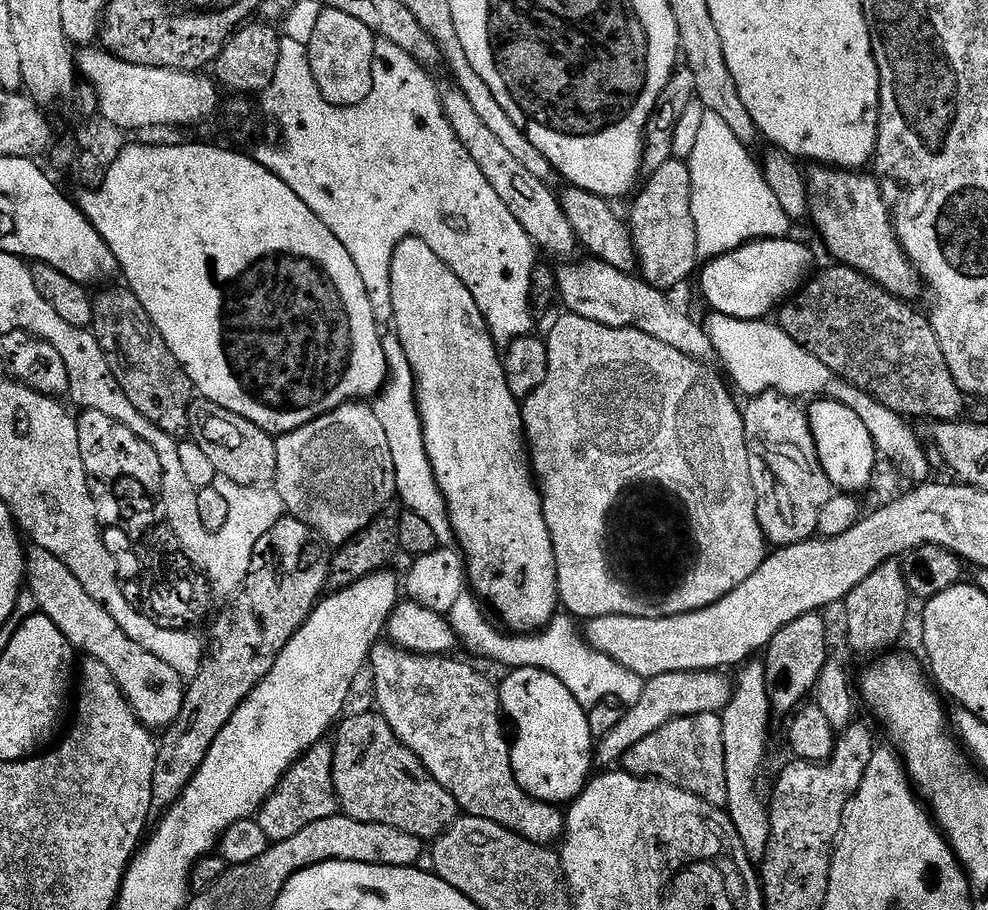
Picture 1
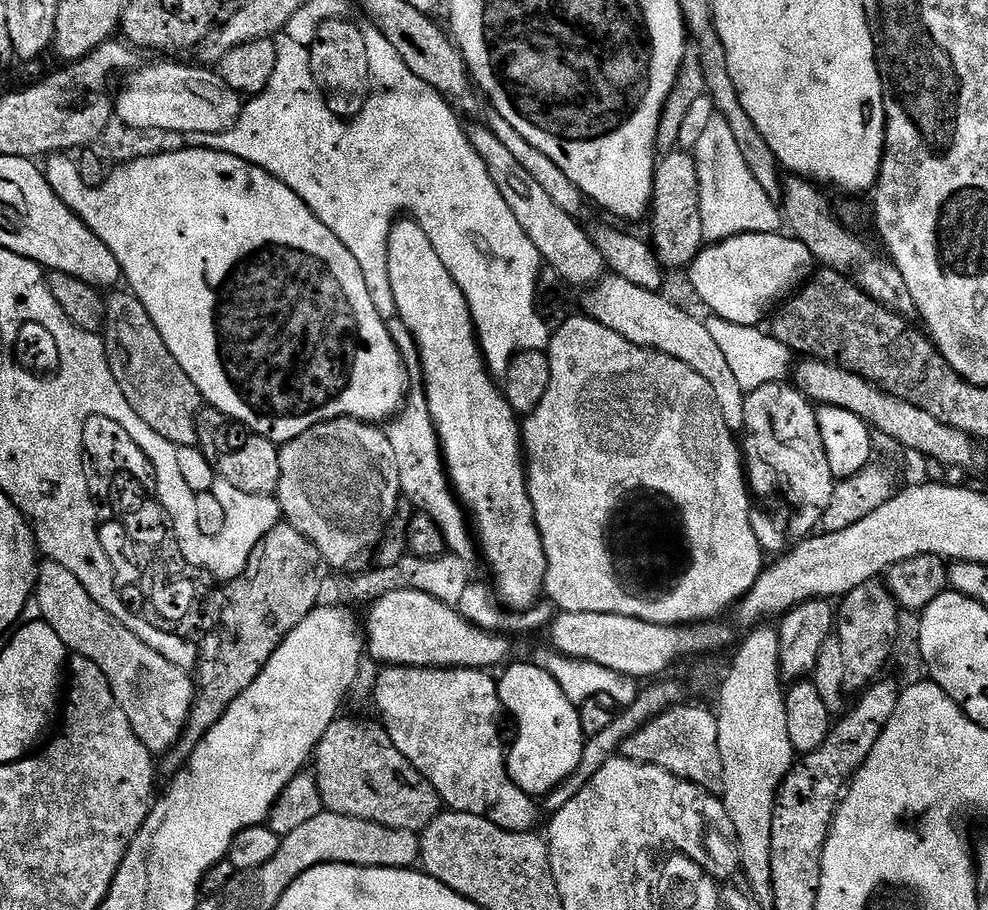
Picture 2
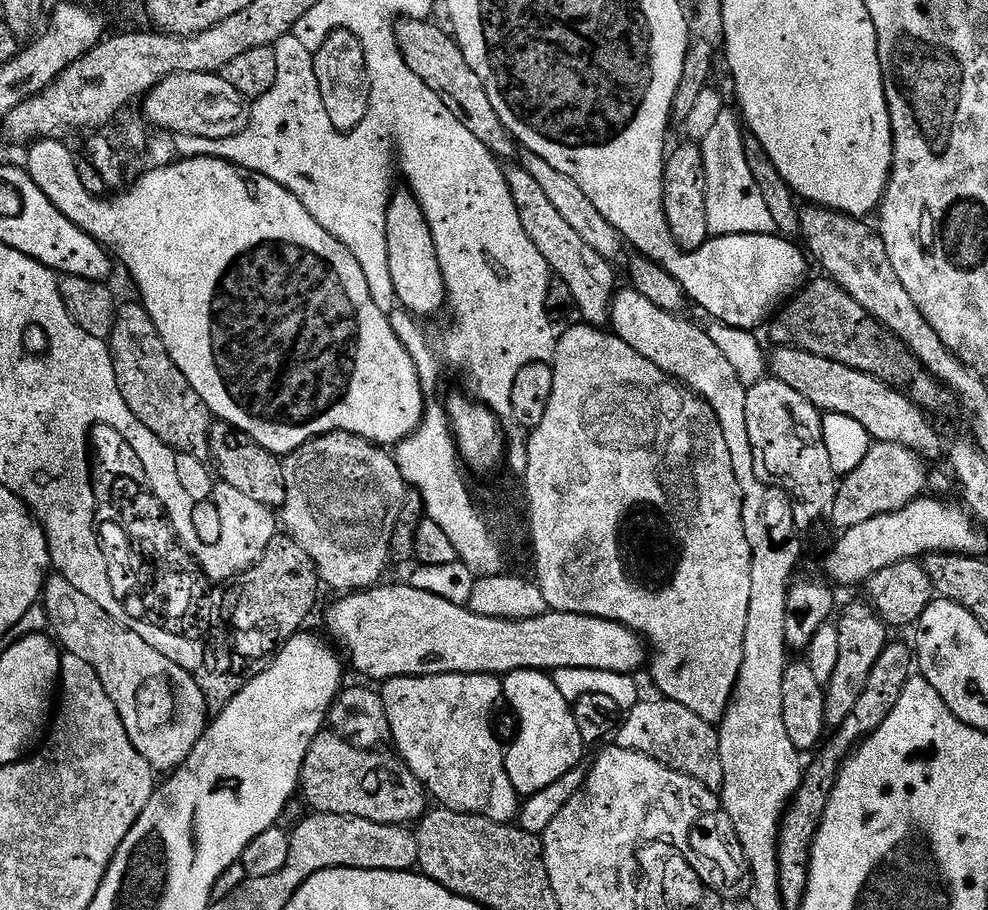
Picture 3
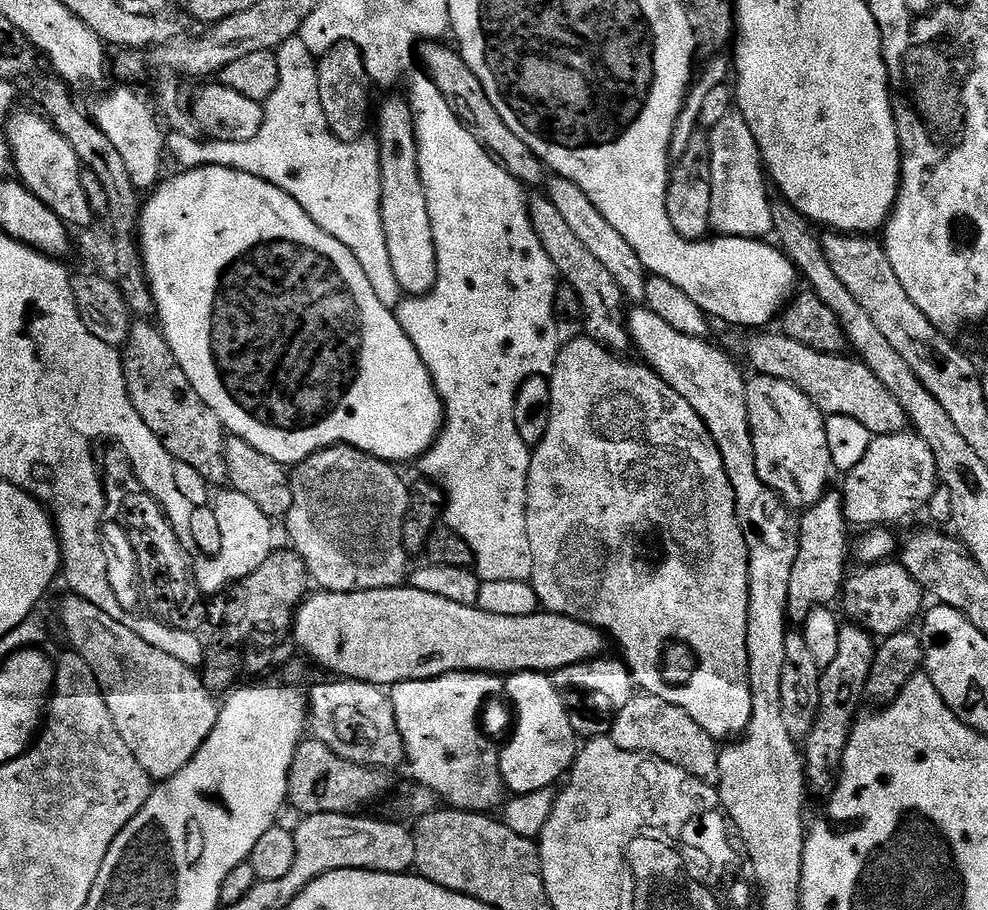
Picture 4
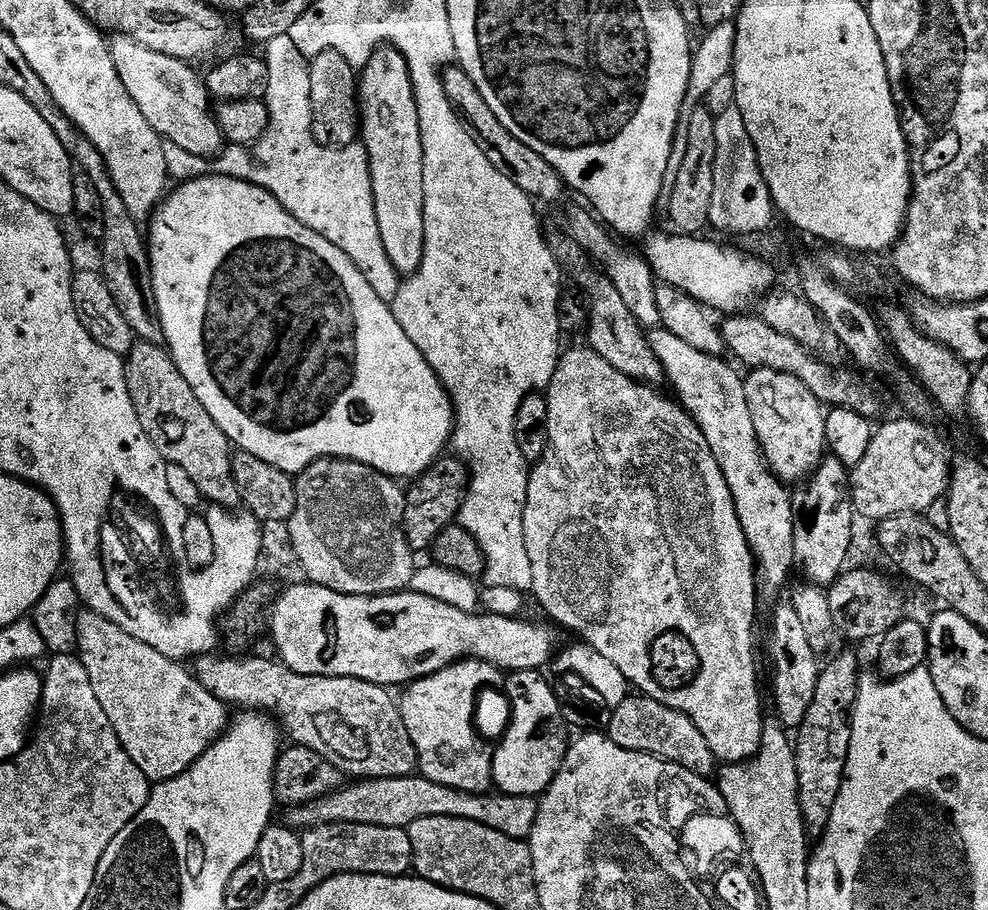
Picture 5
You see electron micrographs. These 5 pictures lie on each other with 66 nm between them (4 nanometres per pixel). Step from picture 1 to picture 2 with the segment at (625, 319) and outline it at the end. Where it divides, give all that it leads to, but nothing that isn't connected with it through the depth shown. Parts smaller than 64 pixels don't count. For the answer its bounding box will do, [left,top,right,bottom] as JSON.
[583,274,745,433]

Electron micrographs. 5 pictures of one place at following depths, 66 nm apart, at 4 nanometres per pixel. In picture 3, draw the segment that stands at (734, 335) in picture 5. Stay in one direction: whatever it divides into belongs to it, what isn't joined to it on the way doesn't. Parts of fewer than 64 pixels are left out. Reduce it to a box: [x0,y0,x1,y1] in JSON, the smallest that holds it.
[770,347,946,462]

